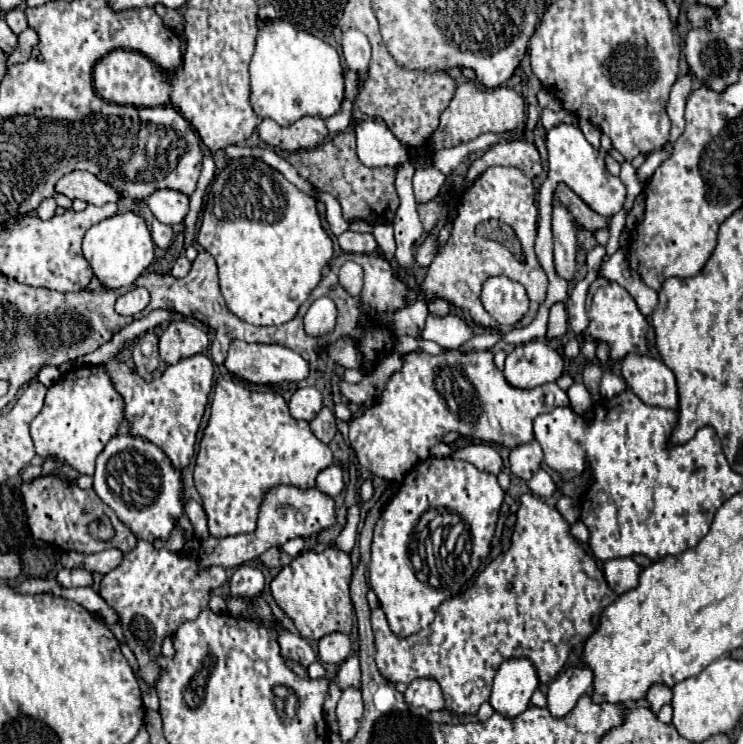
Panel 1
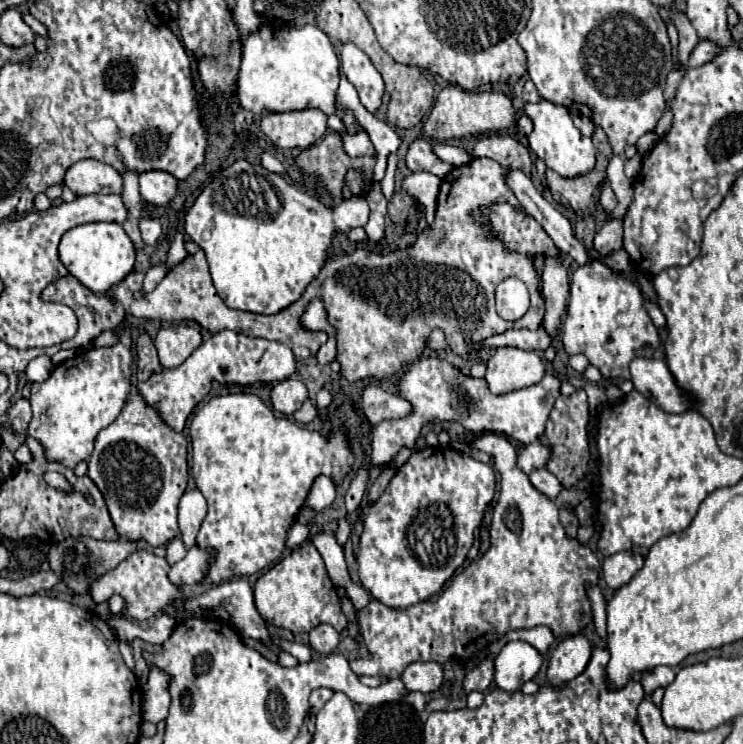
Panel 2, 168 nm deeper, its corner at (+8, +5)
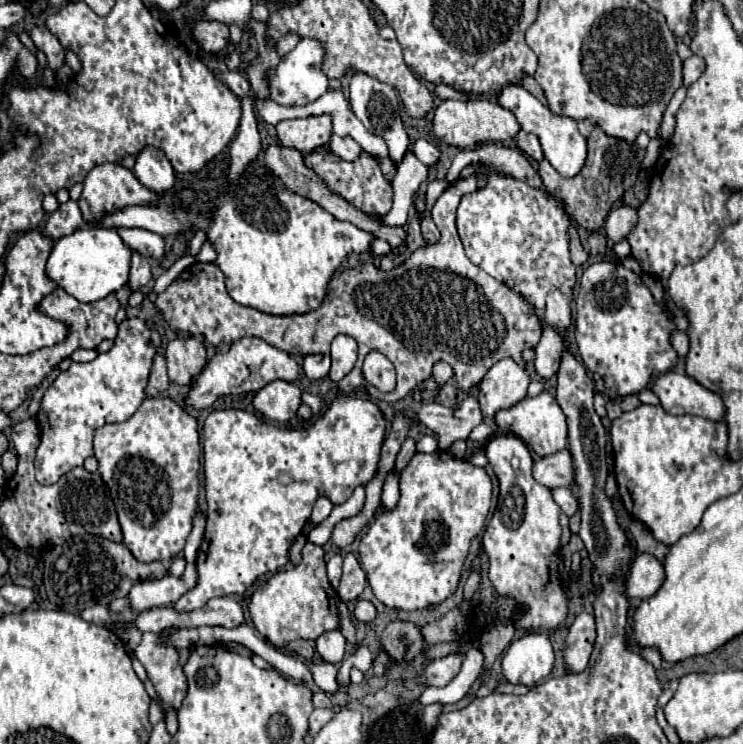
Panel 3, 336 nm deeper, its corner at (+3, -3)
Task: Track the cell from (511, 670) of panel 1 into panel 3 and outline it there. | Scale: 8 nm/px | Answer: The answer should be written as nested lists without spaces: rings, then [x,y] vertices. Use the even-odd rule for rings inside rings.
[[[529,631],[525,633],[523,637],[515,639],[507,653],[503,655],[501,659],[501,665],[503,665],[503,675],[509,683],[515,683],[515,685],[527,685],[527,687],[533,687],[537,681],[541,679],[547,679],[551,669],[553,669],[553,647],[551,647],[551,641],[547,637],[547,633],[541,633],[541,631]]]

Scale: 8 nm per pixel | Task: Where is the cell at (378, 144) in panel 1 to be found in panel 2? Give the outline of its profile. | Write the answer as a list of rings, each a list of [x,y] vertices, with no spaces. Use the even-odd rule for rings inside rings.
[[[262,24],[256,33],[252,33],[248,39],[246,39],[246,47],[242,49],[242,65],[240,65],[240,79],[238,79],[238,99],[240,99],[240,105],[242,109],[246,111],[262,111],[262,113],[286,113],[286,111],[302,111],[302,109],[320,109],[322,113],[326,115],[336,115],[342,123],[344,123],[344,129],[346,133],[350,135],[356,135],[360,131],[364,131],[364,127],[356,121],[356,115],[350,111],[350,109],[340,109],[340,105],[336,105],[336,89],[338,89],[338,81],[340,81],[340,63],[338,63],[338,55],[328,39],[328,35],[318,29],[316,25],[304,25],[304,27],[288,27],[288,25],[276,25]]]

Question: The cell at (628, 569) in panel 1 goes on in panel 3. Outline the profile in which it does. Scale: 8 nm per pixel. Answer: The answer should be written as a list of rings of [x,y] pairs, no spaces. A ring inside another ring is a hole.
[[[639,555],[631,567],[629,583],[627,583],[627,595],[631,599],[649,599],[657,589],[661,589],[665,581],[665,569],[663,561],[655,559],[653,555]]]

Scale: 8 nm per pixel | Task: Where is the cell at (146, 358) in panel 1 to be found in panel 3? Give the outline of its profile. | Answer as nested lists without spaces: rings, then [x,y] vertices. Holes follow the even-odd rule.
[[[157,355],[153,361],[153,369],[149,375],[149,385],[145,389],[147,397],[157,397],[159,393],[169,389],[169,377],[167,377],[167,365],[165,365],[165,357]]]

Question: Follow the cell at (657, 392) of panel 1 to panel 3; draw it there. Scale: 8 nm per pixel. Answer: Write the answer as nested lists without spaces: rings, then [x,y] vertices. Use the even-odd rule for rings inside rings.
[[[669,371],[657,377],[653,391],[661,399],[661,405],[671,415],[699,415],[709,421],[725,421],[723,399],[699,385],[689,375]]]

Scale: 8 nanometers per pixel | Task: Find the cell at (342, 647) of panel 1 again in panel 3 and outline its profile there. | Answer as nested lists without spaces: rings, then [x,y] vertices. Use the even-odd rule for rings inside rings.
[[[339,629],[327,631],[317,639],[317,651],[325,661],[339,663],[343,659],[343,653],[345,653],[345,643],[347,641]]]

